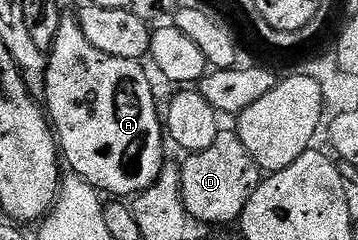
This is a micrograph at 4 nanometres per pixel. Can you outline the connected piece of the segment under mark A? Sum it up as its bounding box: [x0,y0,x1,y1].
[42,16,166,200]

